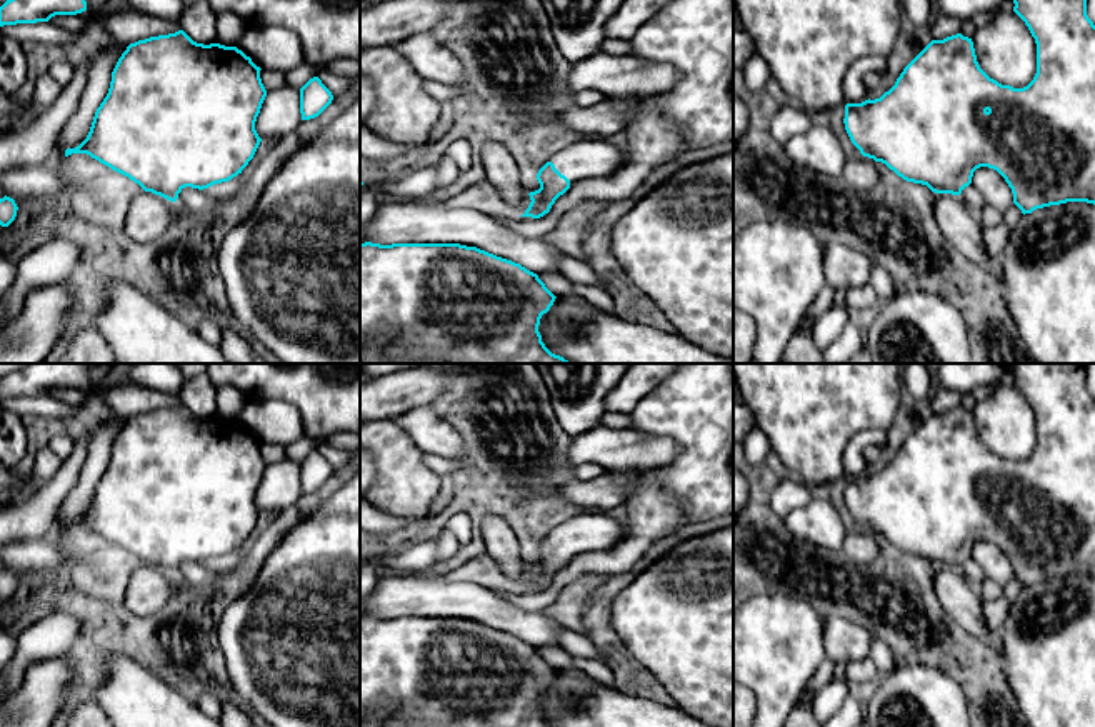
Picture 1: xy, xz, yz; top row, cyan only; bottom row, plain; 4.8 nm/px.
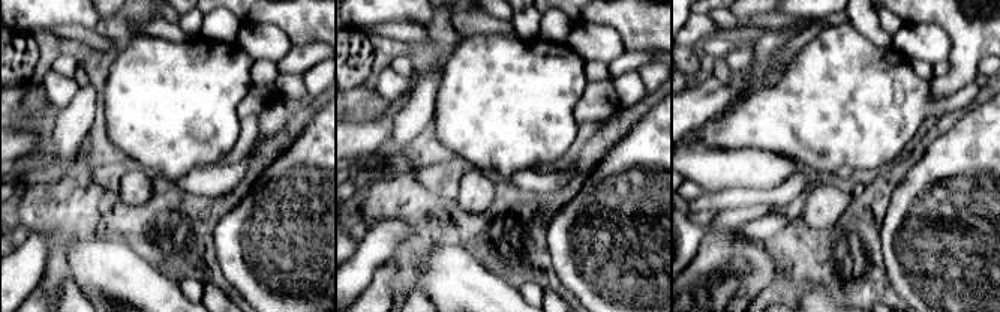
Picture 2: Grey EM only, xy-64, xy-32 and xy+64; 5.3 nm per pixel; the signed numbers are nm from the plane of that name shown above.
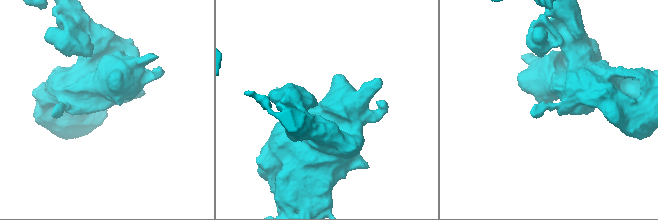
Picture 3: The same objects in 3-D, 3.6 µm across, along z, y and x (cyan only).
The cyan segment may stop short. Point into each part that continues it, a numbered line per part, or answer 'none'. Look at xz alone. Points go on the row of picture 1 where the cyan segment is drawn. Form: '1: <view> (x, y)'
1: xz (585, 159)

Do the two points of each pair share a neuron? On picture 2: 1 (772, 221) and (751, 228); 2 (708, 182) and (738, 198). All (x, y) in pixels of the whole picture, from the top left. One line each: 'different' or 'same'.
1: same
2: different

